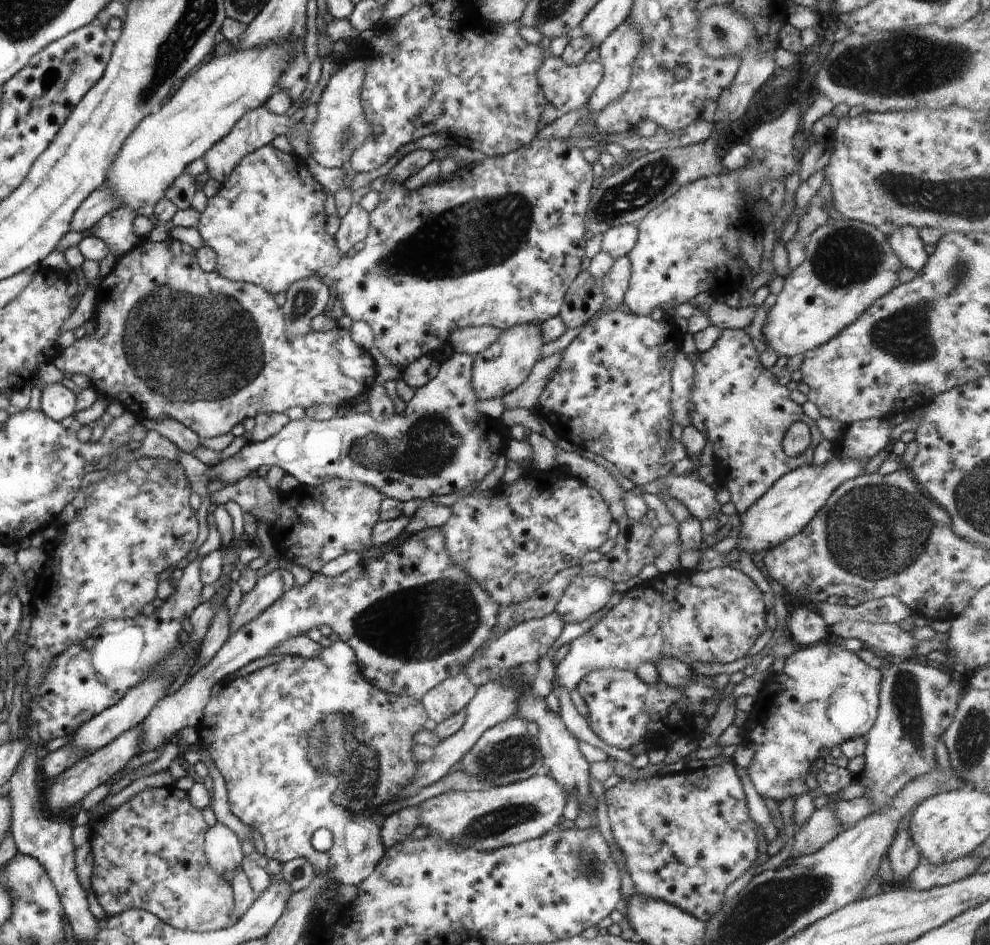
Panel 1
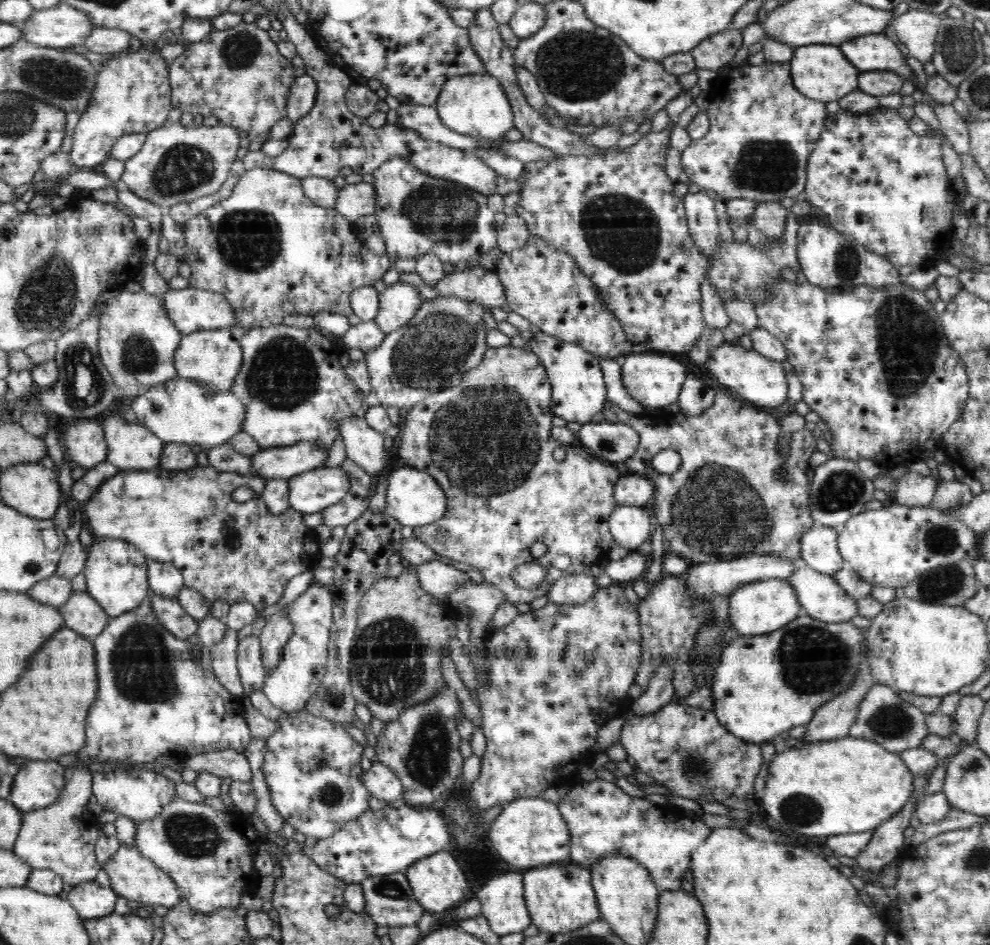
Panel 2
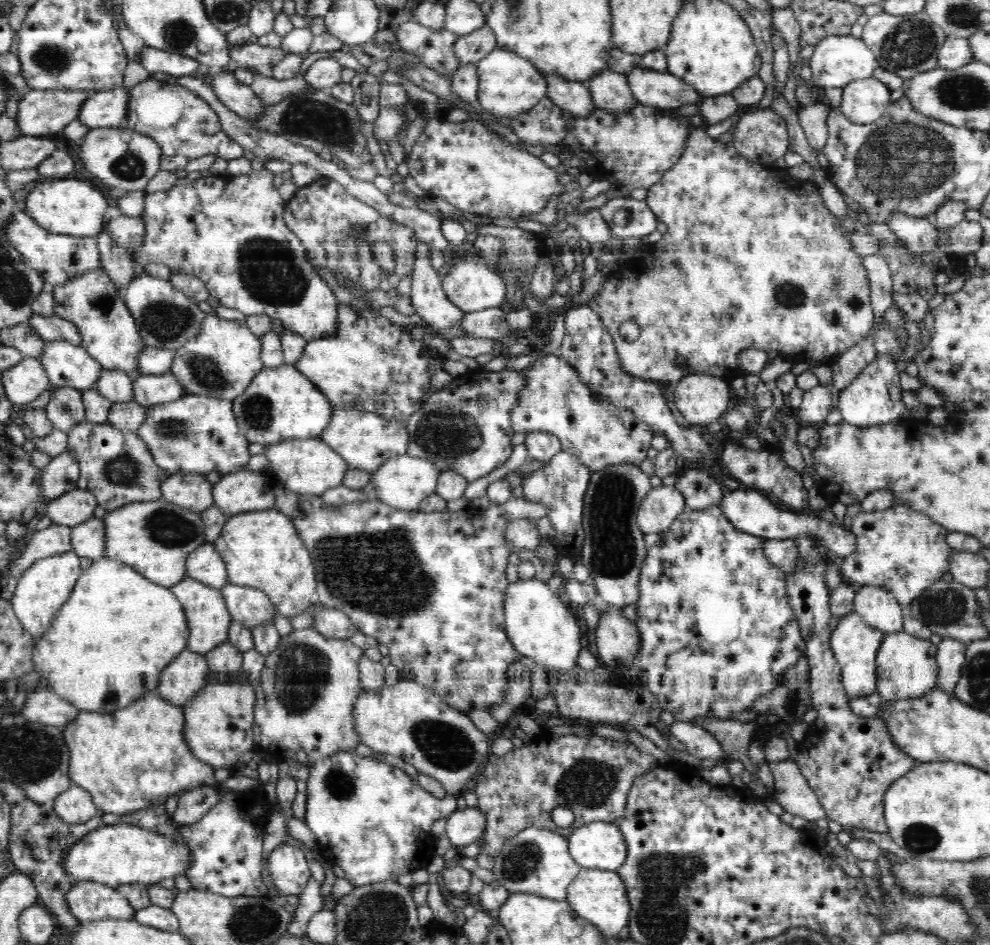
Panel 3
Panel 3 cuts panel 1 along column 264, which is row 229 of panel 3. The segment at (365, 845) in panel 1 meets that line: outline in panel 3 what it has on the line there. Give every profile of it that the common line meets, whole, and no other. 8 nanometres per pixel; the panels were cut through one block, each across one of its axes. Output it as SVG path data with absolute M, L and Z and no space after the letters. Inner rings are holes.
M696 127L688 136L687 147L676 164L672 165L660 179L660 182L647 188L645 202L660 222L664 222L667 231L654 244L650 260L639 263L640 272L636 267L627 264L614 267L613 272L606 275L602 289L586 304L598 313L602 324L612 335L620 368L624 372L652 382L673 385L685 376L695 372L703 372L710 376L718 376L732 380L737 376L746 376L739 368L737 358L741 350L756 348L766 352L783 352L786 359L823 360L824 364L834 364L849 348L864 339L873 328L873 308L871 307L870 281L866 275L863 257L852 251L852 234L855 230L843 230L840 227L842 219L832 215L820 194L820 187L810 179L800 180L790 176L786 169L775 165L762 165L750 162L748 157L740 155L732 142L723 144L706 134L706 128ZM634 320L640 328L639 337L629 342L618 333L620 324ZM684 359L684 368L679 366L679 360Z

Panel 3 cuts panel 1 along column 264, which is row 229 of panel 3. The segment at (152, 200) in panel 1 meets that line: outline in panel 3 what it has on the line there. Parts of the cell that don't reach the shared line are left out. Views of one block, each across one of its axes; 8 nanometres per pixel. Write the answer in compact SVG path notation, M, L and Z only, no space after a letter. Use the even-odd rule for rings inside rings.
M67 178L37 182L28 188L28 196L21 203L22 208L26 208L25 213L31 216L36 224L52 233L95 238L99 232L106 230L109 222L106 215L108 202L96 186L93 179L90 182Z

